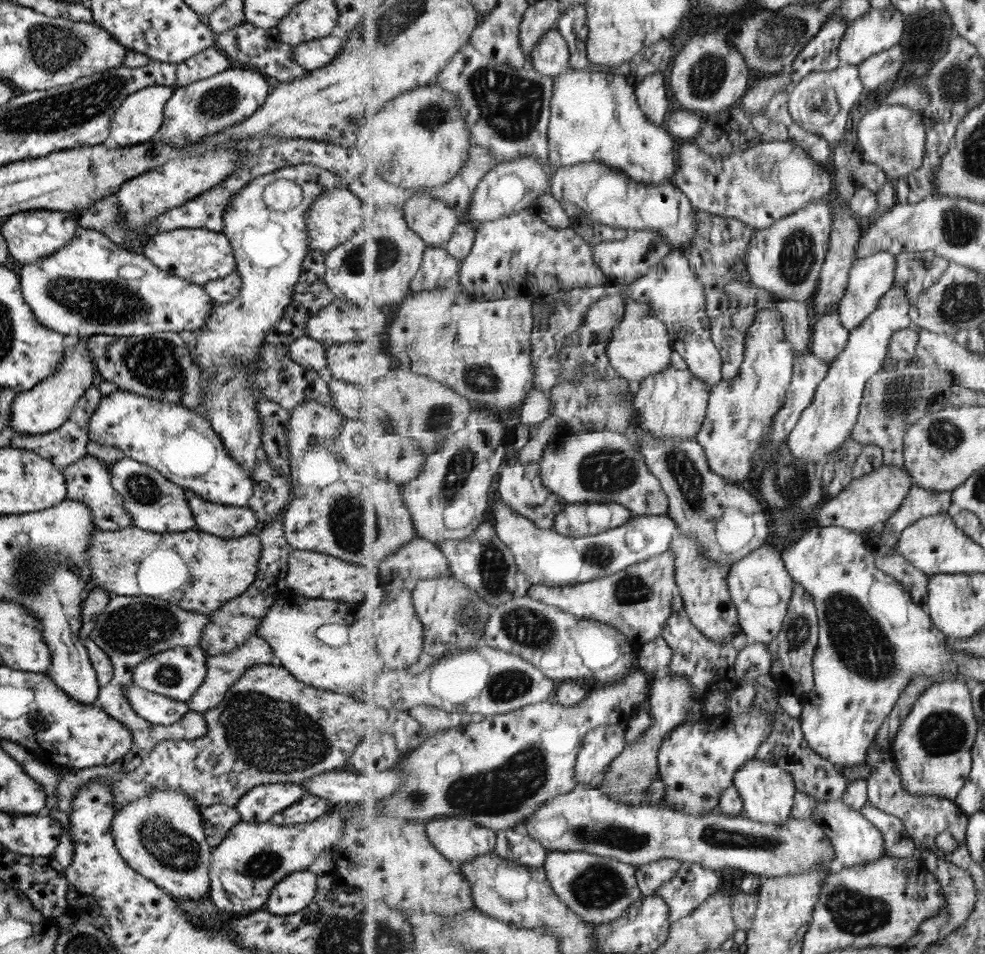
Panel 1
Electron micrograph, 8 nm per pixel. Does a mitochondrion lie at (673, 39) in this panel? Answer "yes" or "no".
no

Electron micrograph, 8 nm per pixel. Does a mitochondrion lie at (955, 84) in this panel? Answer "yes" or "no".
yes

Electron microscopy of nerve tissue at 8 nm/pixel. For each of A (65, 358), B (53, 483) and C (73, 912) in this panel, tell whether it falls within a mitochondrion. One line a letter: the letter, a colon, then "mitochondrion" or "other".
A: other
B: other
C: other

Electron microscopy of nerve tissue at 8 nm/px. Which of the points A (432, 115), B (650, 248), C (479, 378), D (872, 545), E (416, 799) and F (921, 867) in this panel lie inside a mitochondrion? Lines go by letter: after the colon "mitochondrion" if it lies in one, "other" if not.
A: mitochondrion
B: mitochondrion
C: mitochondrion
D: other
E: mitochondrion
F: other

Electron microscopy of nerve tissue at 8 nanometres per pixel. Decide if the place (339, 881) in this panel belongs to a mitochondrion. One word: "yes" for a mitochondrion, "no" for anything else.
no

